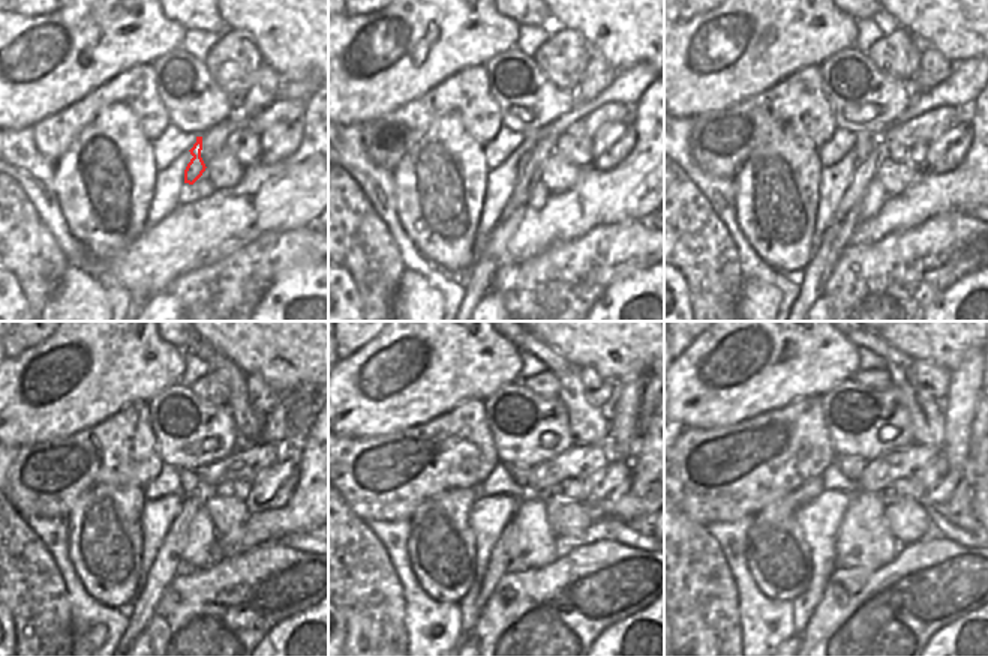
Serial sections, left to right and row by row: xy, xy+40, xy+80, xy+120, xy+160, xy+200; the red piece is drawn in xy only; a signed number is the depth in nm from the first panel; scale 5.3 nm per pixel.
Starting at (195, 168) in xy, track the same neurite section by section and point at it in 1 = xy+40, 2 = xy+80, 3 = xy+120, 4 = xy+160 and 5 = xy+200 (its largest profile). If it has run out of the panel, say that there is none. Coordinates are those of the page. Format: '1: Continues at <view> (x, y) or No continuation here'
1: Continues at xy+40 (531, 138)
2: Continues at xy+80 (865, 141)
3: Continues at xy+120 (189, 481)
4: Continues at xy+160 (519, 473)
5: Continues at xy+200 (852, 467).

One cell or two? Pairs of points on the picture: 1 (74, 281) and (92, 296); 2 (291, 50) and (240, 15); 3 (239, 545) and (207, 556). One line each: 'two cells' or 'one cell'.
1: one cell
2: one cell
3: two cells

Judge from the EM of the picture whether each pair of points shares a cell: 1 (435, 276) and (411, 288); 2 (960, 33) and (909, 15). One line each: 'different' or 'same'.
1: different
2: same

